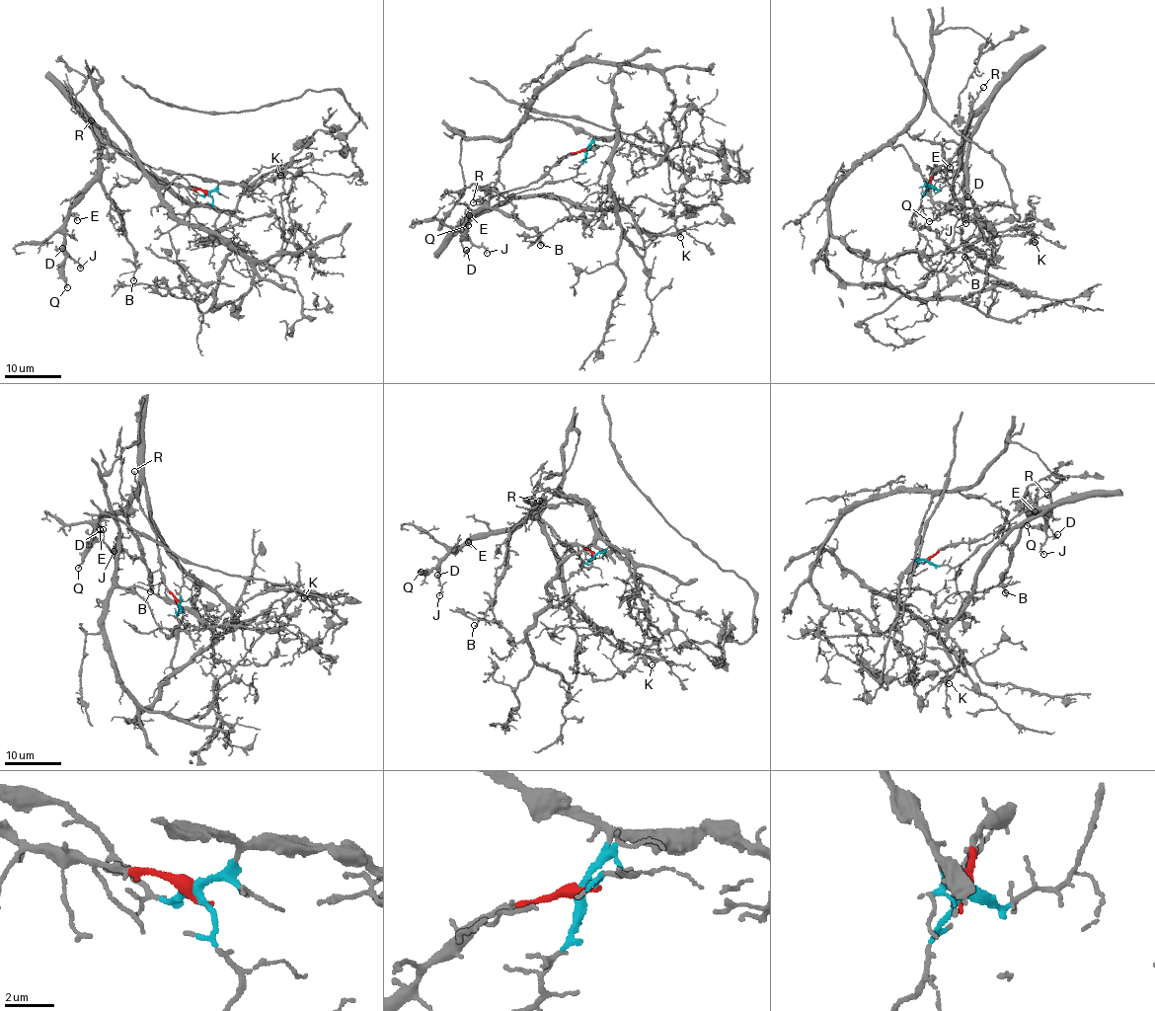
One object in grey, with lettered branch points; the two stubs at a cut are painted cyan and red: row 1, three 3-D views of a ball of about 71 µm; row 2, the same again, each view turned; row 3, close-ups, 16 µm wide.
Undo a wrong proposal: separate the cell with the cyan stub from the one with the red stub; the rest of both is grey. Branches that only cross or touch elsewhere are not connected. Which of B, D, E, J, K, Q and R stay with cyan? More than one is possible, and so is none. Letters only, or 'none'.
none

